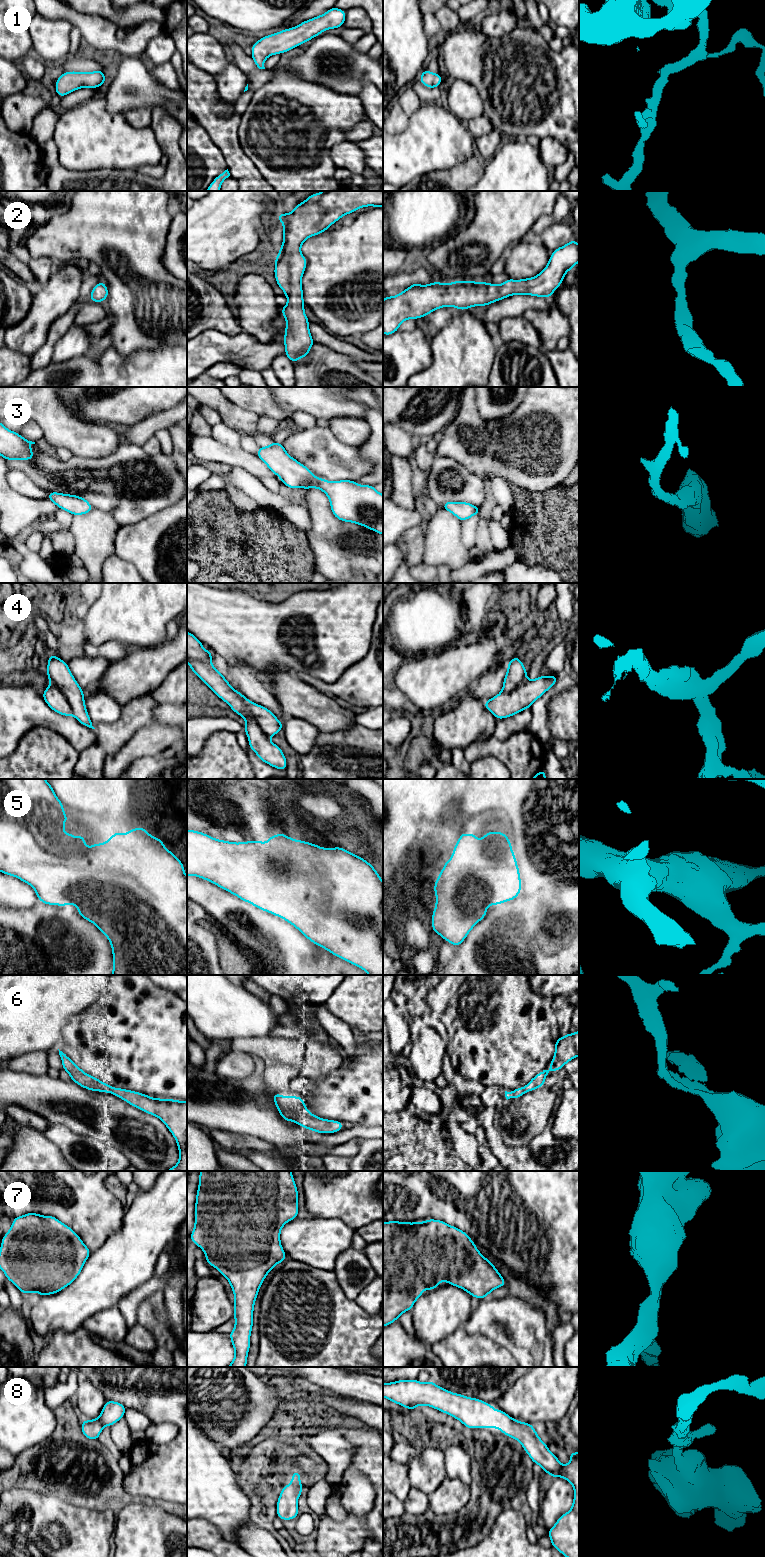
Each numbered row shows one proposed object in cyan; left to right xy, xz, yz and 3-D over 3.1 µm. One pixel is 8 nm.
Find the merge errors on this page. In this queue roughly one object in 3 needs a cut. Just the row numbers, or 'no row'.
no row

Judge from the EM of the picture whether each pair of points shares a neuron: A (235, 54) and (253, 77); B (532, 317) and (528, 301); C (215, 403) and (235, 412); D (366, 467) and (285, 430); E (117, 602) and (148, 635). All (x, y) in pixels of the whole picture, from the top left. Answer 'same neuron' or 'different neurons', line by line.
A: same neuron
B: different neurons
C: same neuron
D: different neurons
E: same neuron

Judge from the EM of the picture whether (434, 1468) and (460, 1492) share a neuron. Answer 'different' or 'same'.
same

